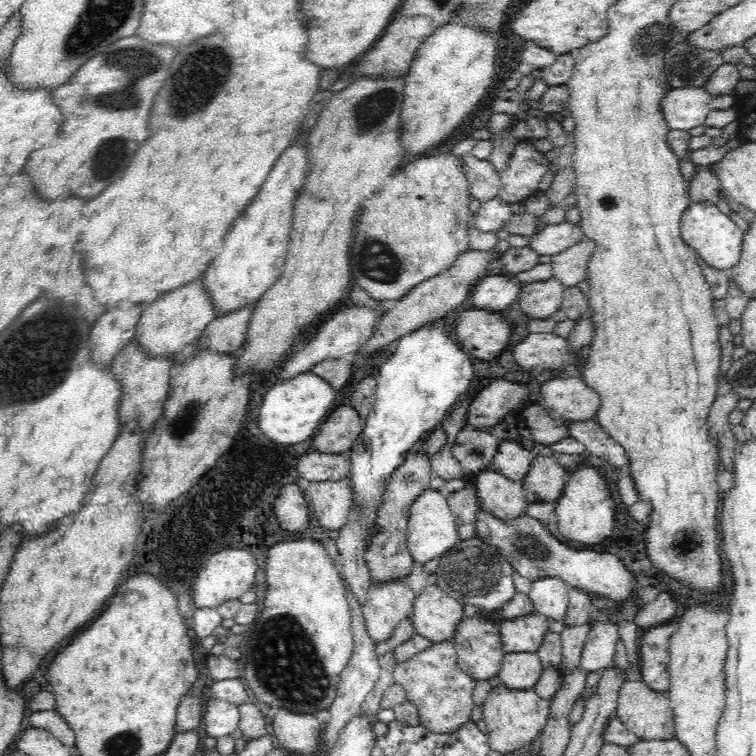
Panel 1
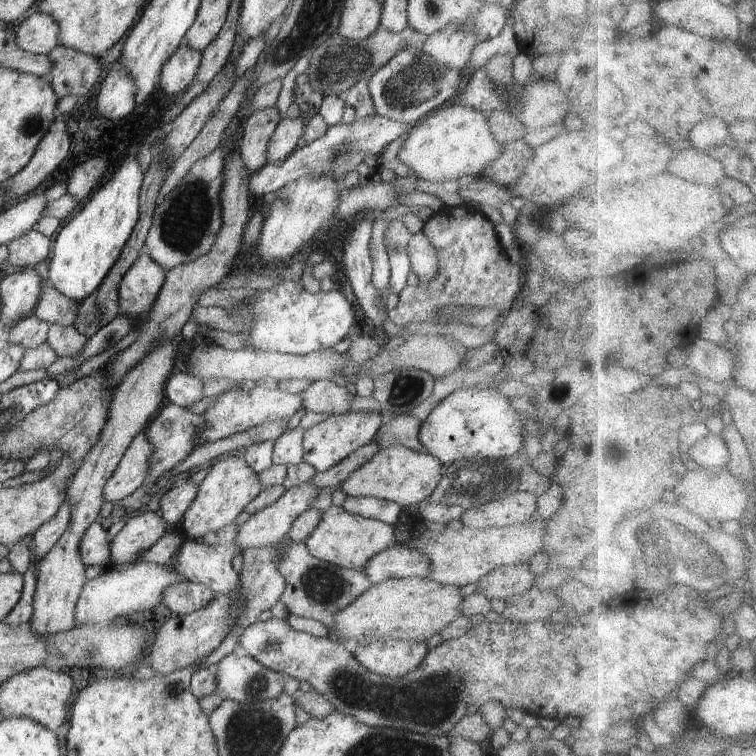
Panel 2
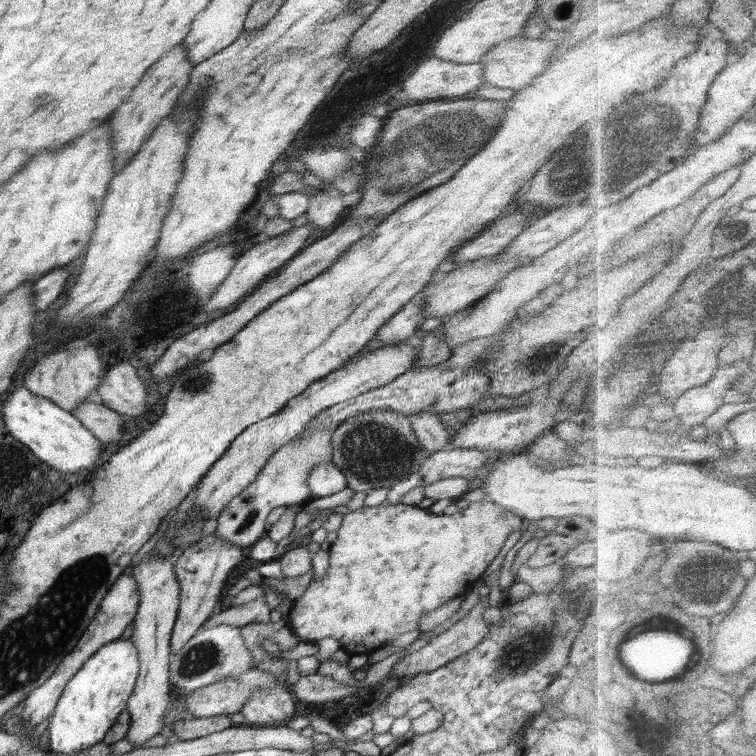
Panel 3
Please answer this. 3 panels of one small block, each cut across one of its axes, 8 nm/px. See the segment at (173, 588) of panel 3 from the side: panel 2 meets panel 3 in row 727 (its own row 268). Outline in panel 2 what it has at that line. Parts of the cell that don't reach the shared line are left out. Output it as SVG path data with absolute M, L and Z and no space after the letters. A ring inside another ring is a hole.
M140 254L122 276L118 288L118 306L121 313L134 318L152 308L167 271L150 256Z

